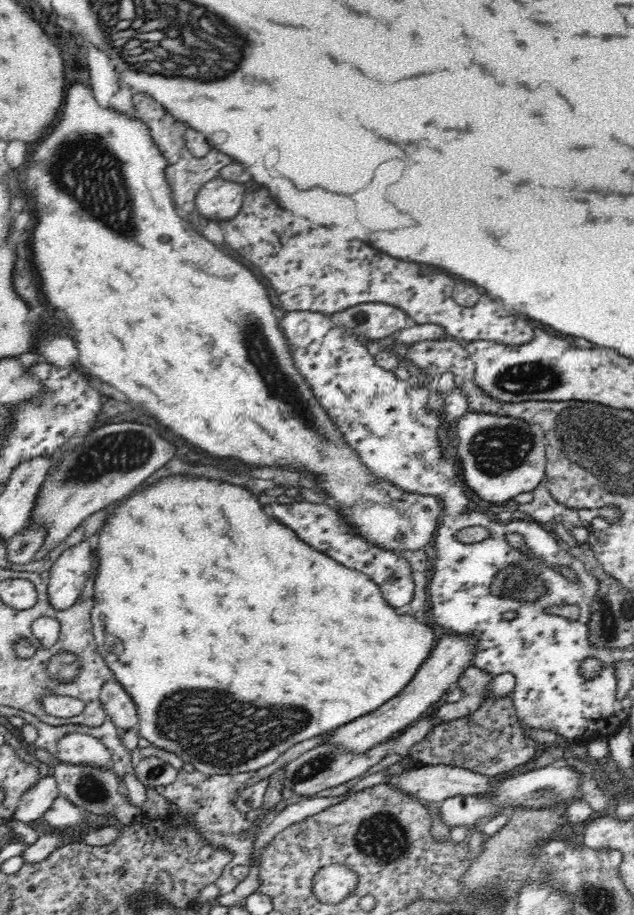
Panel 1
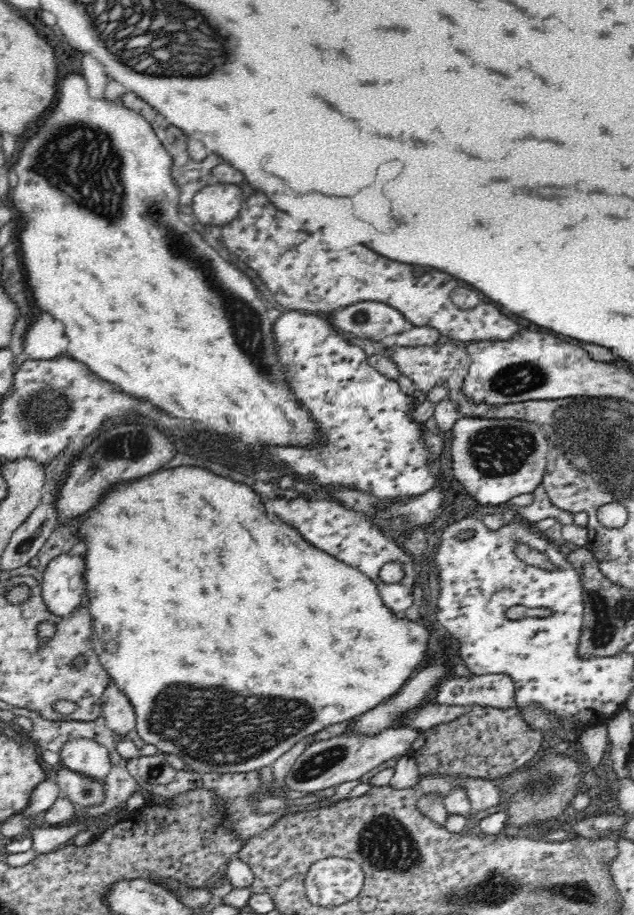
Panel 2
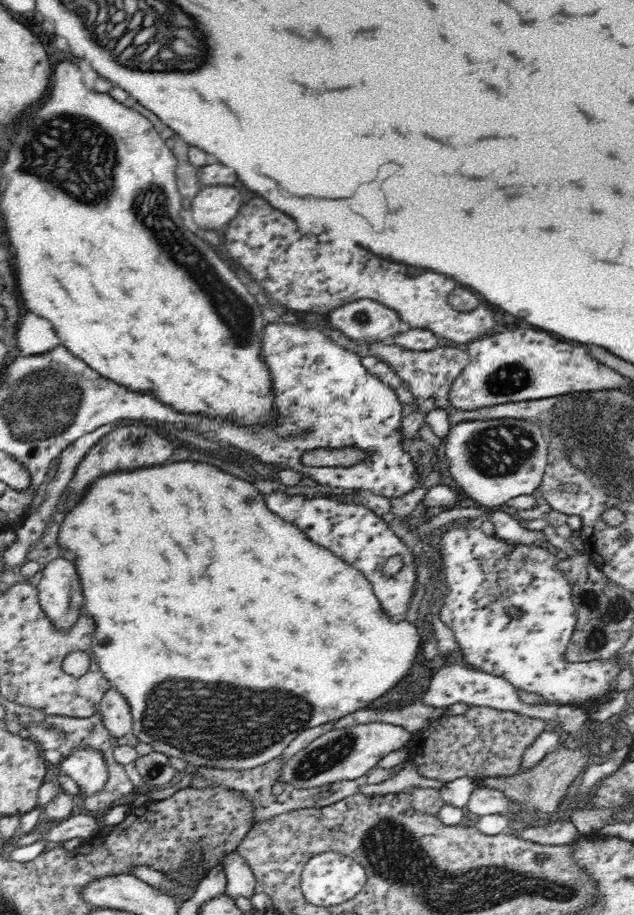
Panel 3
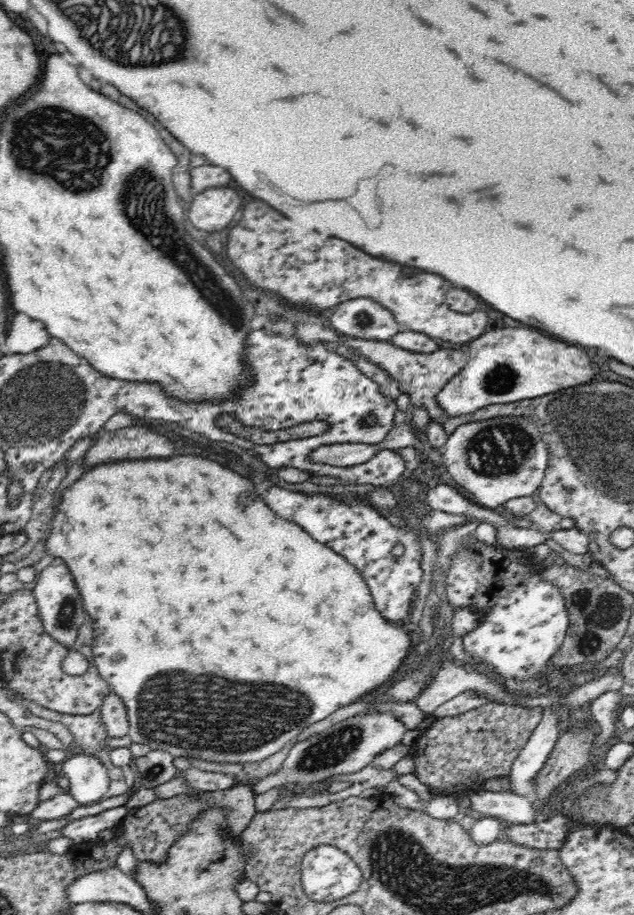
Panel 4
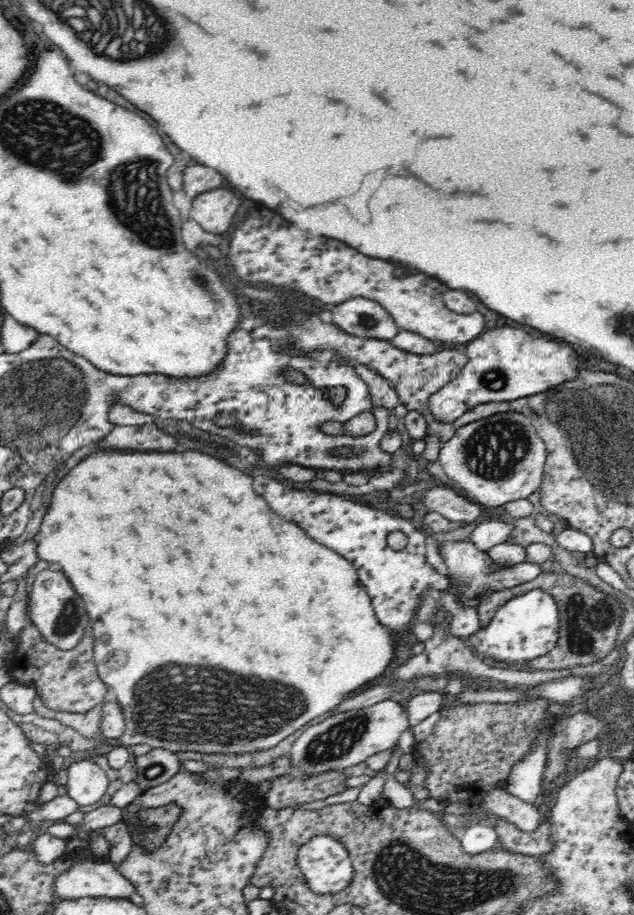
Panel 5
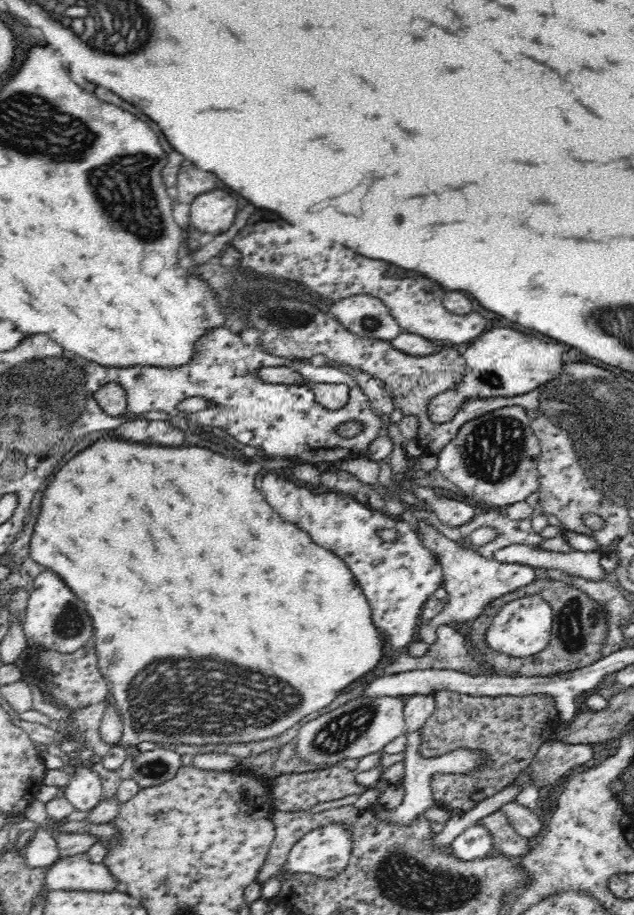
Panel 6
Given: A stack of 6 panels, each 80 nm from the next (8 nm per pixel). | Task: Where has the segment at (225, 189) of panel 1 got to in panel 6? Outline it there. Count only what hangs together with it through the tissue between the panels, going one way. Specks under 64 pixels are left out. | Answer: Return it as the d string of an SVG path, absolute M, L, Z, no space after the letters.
M214 189L198 195L191 202L189 218L201 233L216 236L230 229L236 220L236 214L236 200L221 189Z

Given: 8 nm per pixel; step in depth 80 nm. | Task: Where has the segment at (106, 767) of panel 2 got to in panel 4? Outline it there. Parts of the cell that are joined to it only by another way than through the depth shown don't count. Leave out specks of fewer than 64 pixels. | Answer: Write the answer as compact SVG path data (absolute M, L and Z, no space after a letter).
M77 754L72 758L69 755L64 760L63 772L69 778L69 794L80 805L88 802L98 803L101 796L109 789L111 780L106 767L88 754Z

